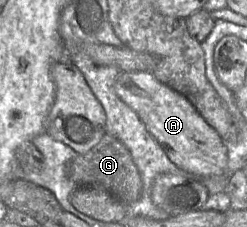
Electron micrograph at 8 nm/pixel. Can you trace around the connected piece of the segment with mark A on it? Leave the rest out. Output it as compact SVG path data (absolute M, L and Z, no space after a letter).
M121 72L118 76L116 83L115 83L115 92L117 96L126 103L132 110L134 110L141 121L144 123L148 132L156 139L156 141L161 145L163 150L165 151L168 158L173 162L178 168L181 170L194 175L196 177L210 177L210 176L219 176L227 171L228 167L228 154L227 148L225 146L224 140L220 137L215 129L213 129L198 113L198 111L194 108L194 106L190 103L190 101L183 96L182 94L178 93L177 91L173 90L169 86L159 82L152 73L149 72Z

